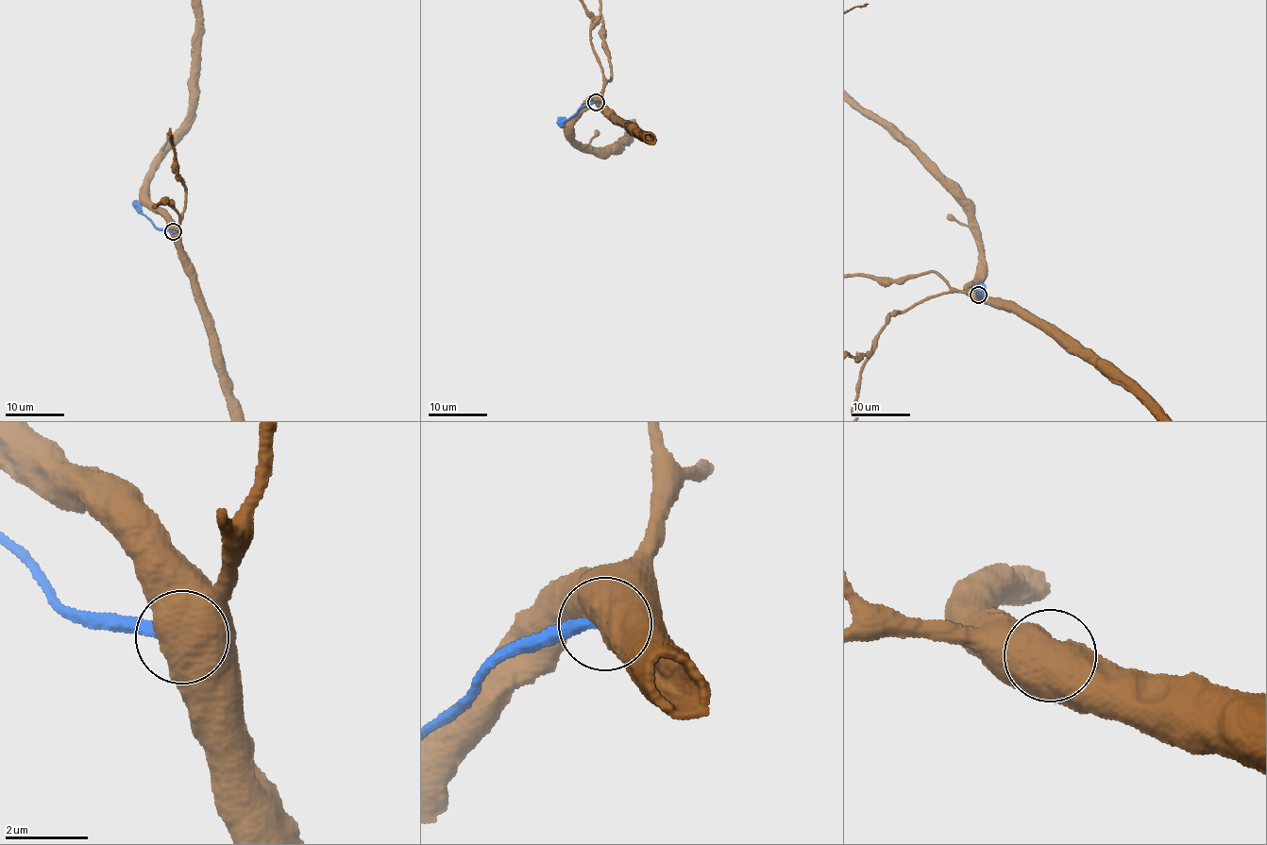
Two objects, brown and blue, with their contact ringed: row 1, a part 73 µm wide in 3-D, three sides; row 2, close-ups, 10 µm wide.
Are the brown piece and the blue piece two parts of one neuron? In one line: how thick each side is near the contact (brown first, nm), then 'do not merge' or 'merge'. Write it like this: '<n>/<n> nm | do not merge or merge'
750/320 nm | do not merge

